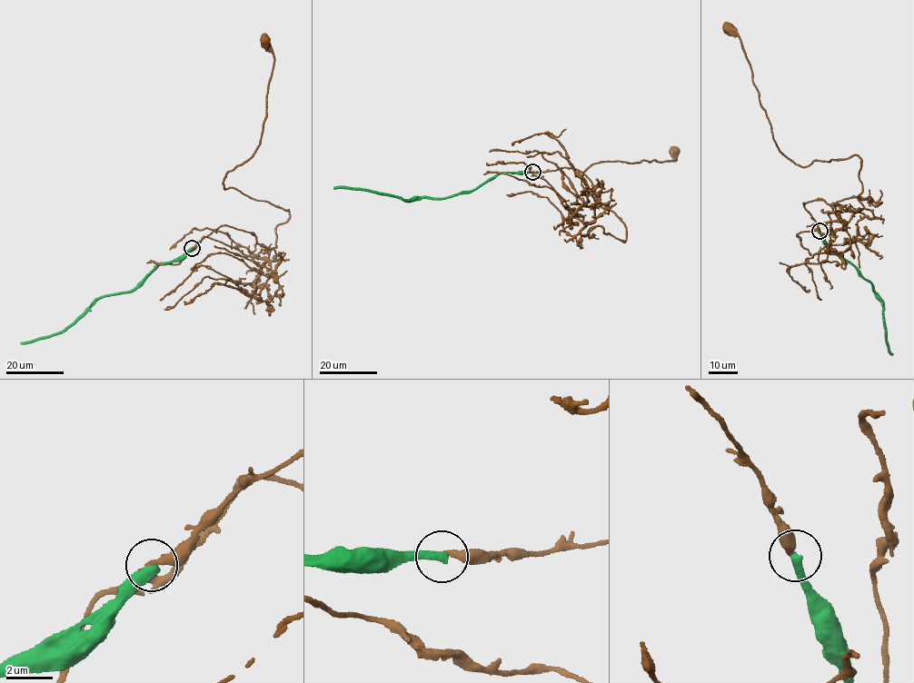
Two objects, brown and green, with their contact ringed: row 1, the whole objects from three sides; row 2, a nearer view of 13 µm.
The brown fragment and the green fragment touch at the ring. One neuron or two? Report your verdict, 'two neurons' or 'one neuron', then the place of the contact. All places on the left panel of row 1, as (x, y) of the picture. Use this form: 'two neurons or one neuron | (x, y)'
two neurons | (192, 248)

